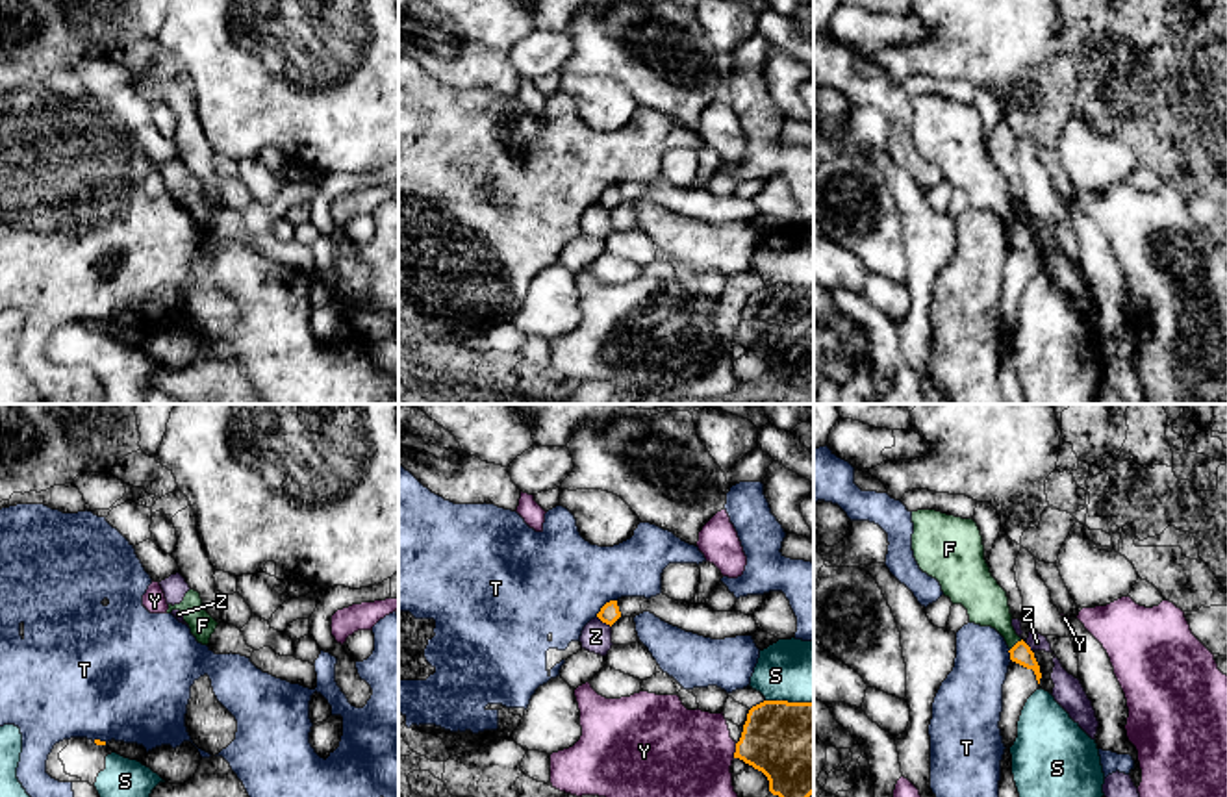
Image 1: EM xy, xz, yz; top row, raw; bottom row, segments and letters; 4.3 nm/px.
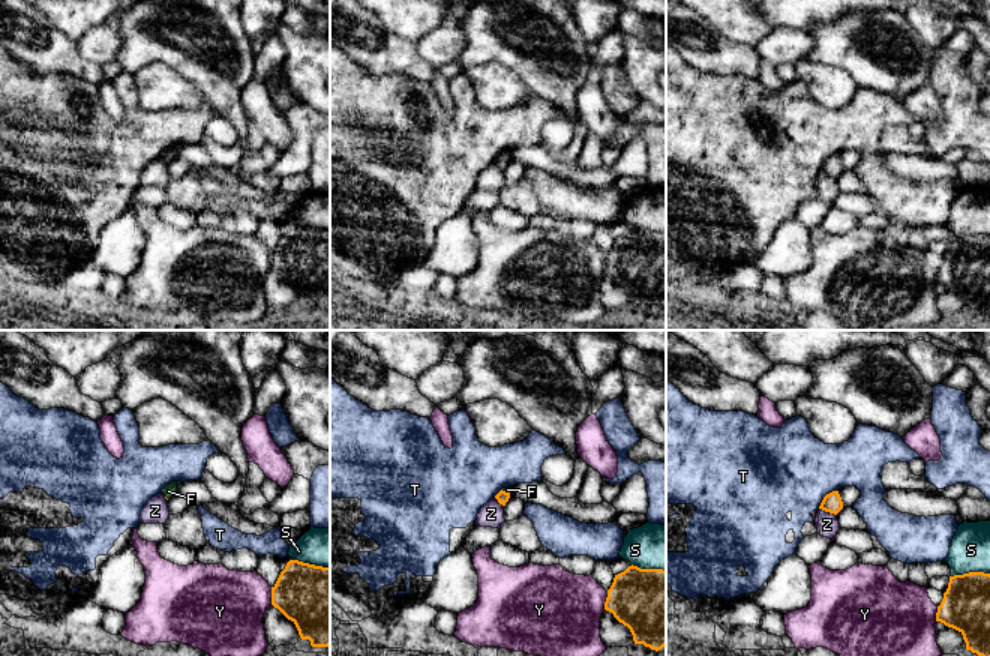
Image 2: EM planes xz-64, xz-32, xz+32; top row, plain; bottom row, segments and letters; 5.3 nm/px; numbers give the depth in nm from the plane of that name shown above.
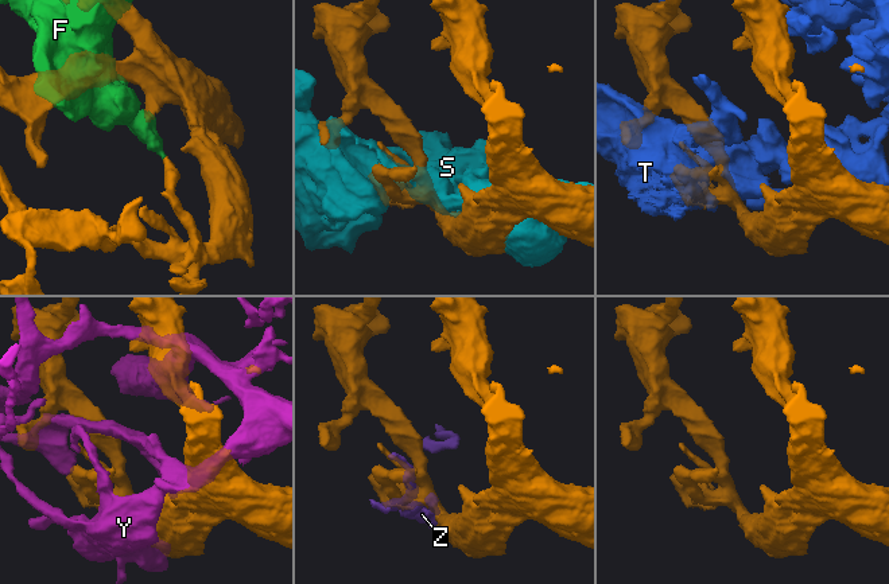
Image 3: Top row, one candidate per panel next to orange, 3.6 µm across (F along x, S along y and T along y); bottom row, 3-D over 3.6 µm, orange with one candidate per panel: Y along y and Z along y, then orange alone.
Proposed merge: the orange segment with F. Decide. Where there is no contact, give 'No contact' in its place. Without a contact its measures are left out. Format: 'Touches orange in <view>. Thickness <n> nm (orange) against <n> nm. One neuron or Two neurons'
Touches orange in yz. Thickness 90 nm (orange) against 190 nm. Two neurons

